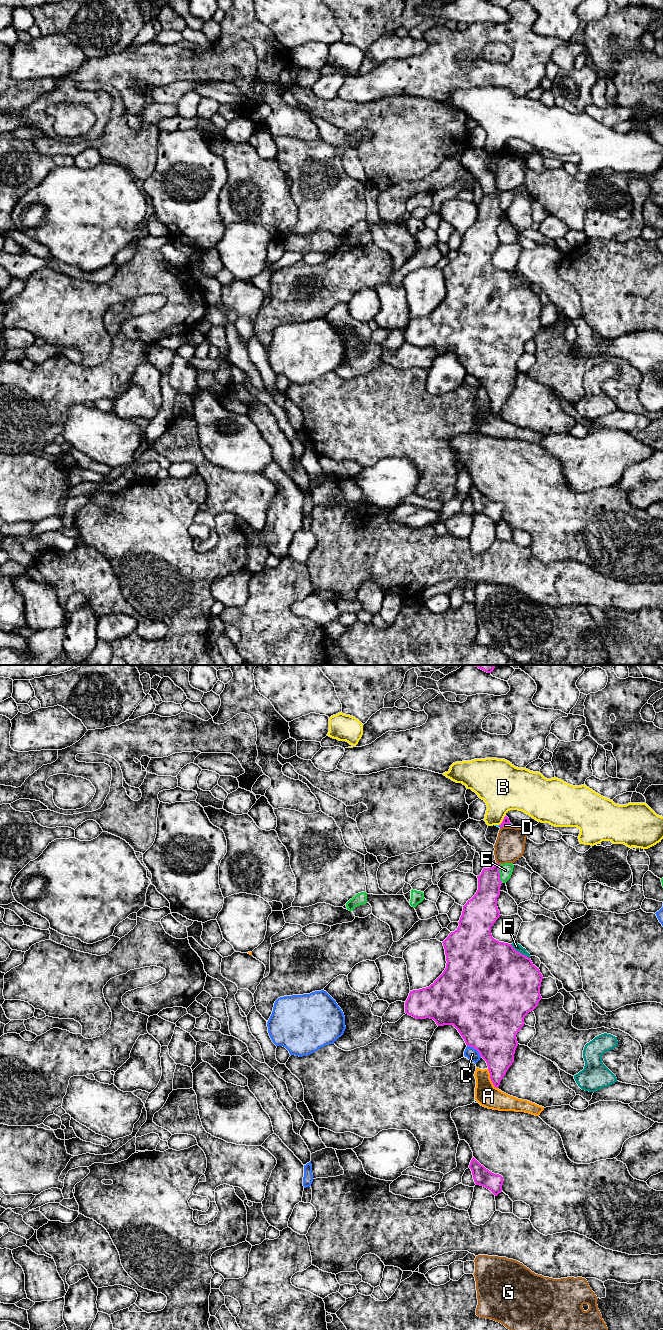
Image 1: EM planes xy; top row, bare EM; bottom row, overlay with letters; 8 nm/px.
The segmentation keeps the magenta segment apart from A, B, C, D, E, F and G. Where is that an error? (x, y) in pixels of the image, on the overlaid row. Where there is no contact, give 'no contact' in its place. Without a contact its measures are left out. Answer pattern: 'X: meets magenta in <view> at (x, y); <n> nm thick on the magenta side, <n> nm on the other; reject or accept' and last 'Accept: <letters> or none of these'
A: meets magenta in xy at (490, 1078); 280 nm thick on the magenta side, 190 nm on the other; reject
B: meets magenta in xy at (502, 821); 50 nm thick on the magenta side, 340 nm on the other; reject
C: meets magenta in xy at (475, 1048); 500 nm thick on the magenta side, 100 nm on the other; reject
D: meets magenta in xy at (506, 823); 50 nm thick on the magenta side, 30 nm on the other; reject
E: meets magenta in xy at (499, 873); 190 nm thick on the magenta side, 110 nm on the other; reject
F: meets magenta in xy at (519, 952); 500 nm thick on the magenta side, 60 nm on the other; reject
G: meets magenta in xy at (497, 863); 190 nm thick on the magenta side, 240 nm on the other; reject
Accept: none of these

